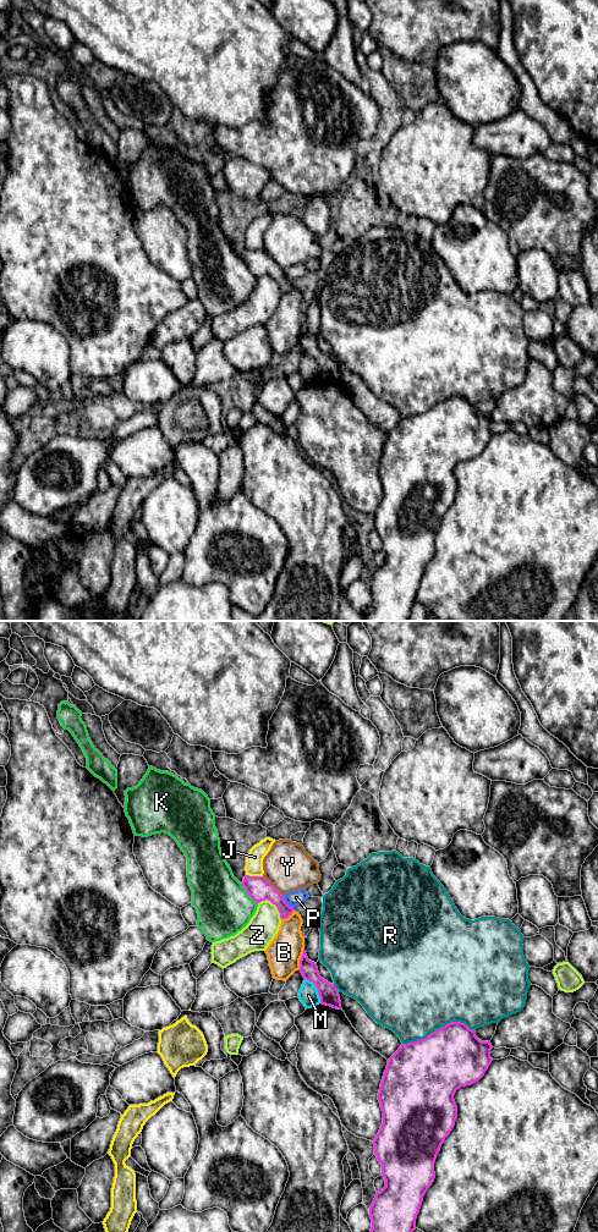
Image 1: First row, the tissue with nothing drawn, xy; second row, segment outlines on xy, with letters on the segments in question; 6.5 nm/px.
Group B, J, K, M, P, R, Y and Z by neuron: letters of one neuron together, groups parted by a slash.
B / J / K / M / P / R / Y / Z

